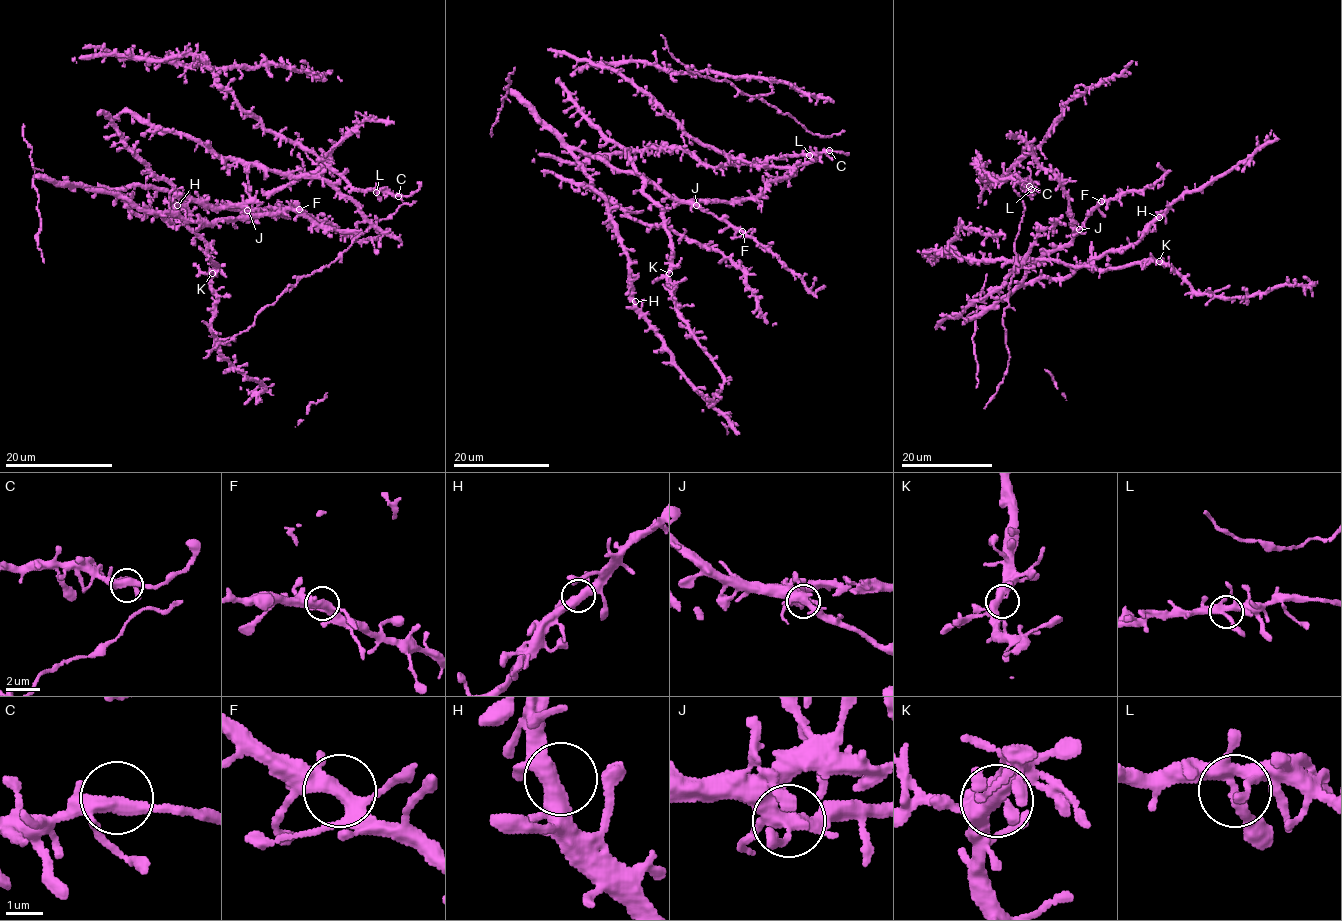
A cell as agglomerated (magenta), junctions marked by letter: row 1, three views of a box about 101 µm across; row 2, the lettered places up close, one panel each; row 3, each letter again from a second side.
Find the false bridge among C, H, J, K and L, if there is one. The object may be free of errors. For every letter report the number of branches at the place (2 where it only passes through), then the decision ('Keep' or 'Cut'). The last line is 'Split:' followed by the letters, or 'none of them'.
C: Branches: 4. Keep
H: Branches: 4. Keep
J: Branches: 4. Keep
K: Branches: 4. Keep
L: Branches: 4. Keep
Split: none of them

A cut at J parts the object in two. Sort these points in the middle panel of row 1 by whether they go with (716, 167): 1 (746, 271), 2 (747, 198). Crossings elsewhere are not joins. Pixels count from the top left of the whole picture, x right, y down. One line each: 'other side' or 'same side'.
1: same side
2: same side

